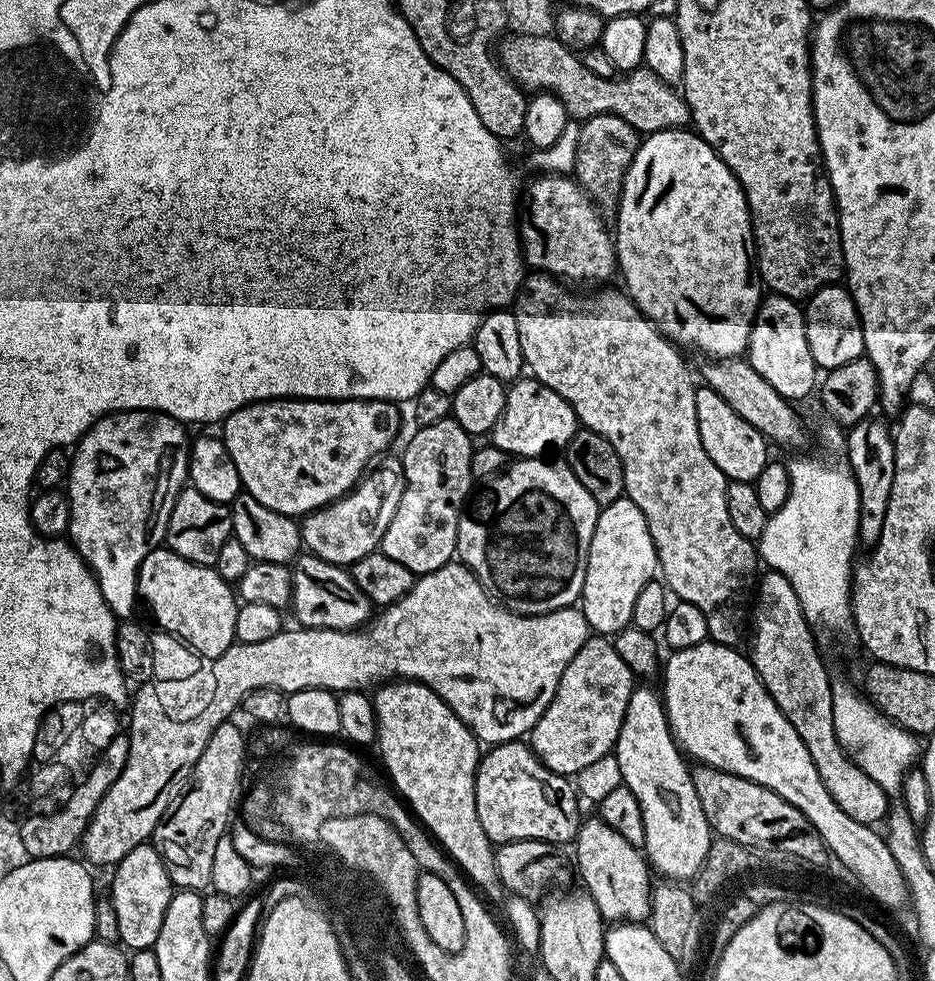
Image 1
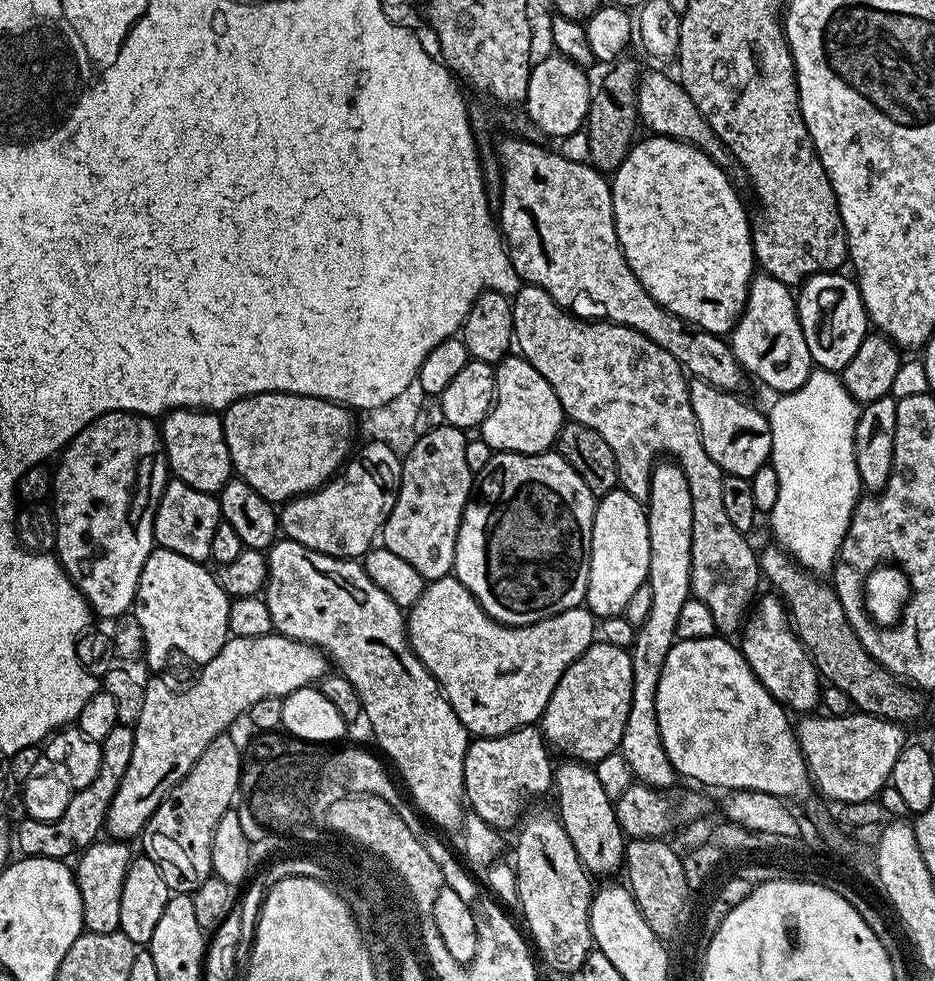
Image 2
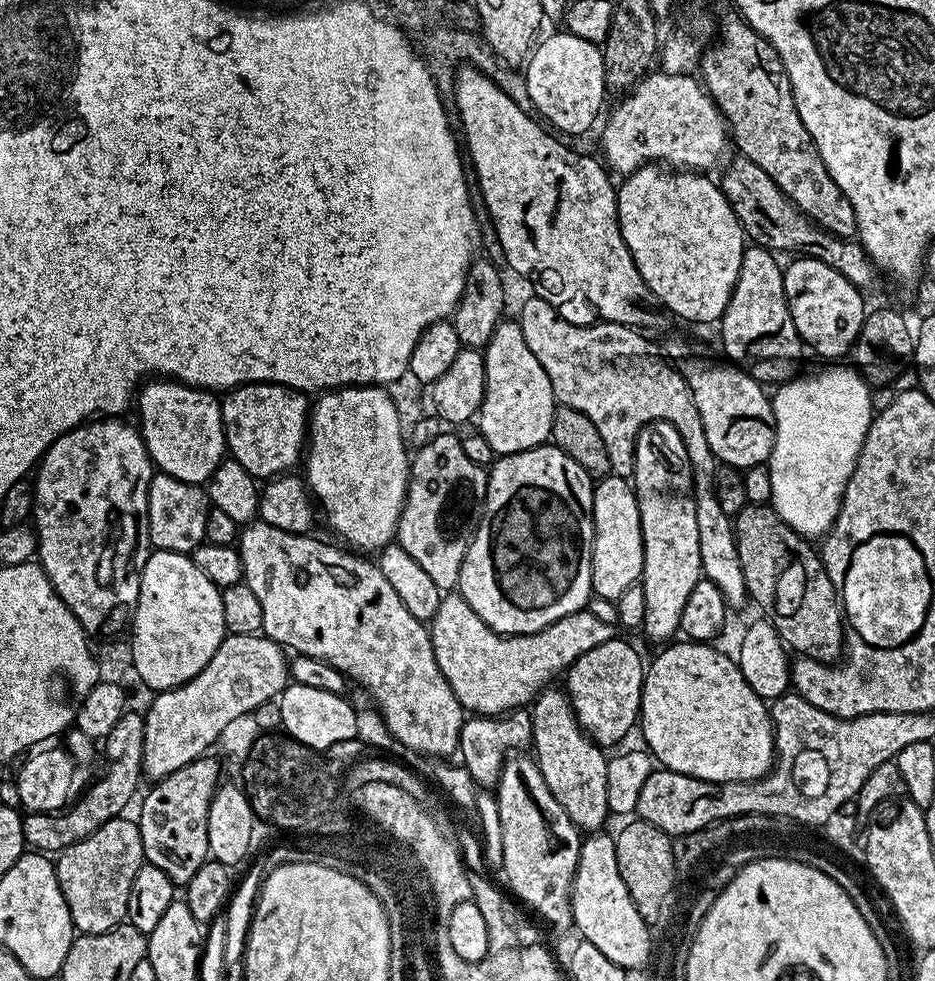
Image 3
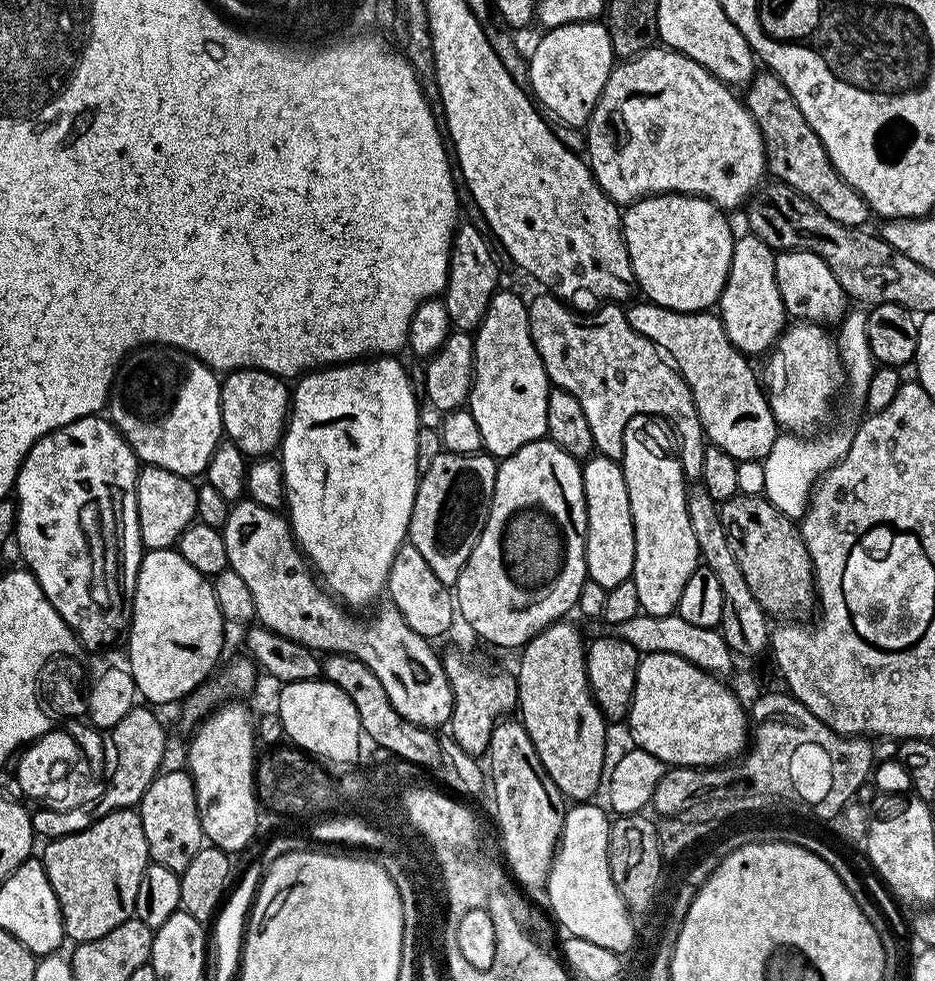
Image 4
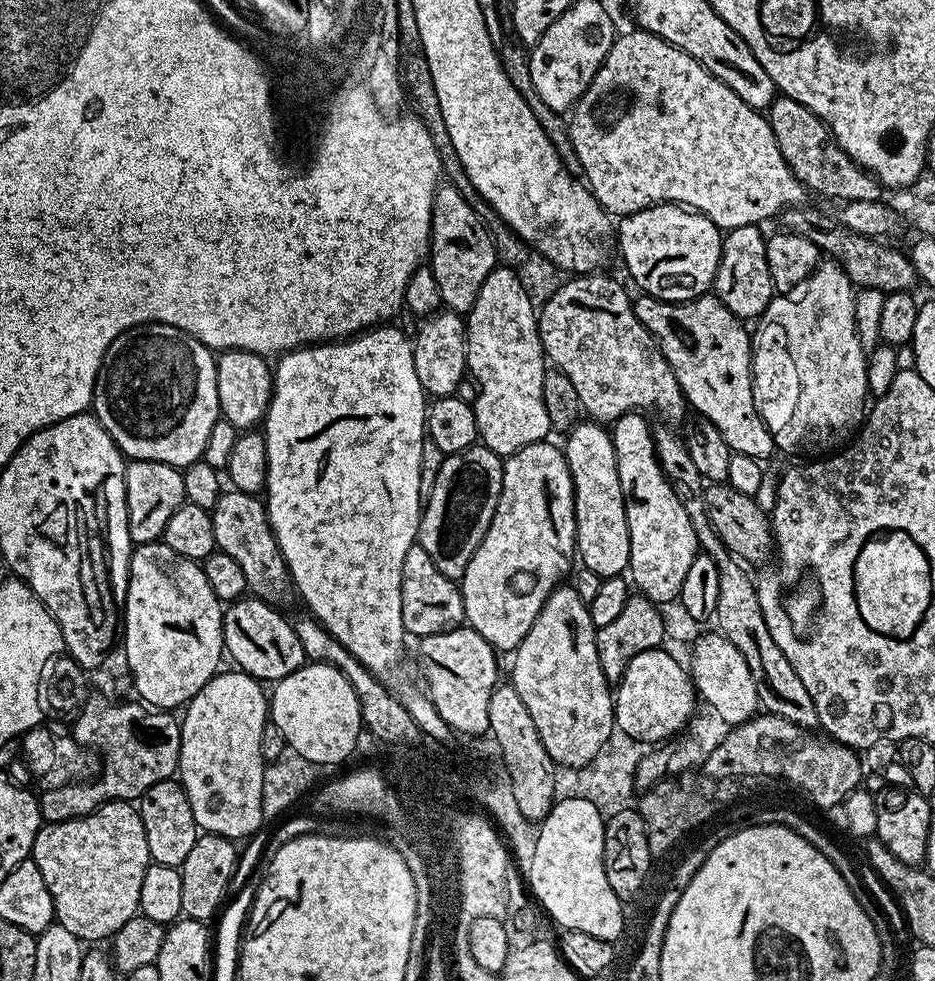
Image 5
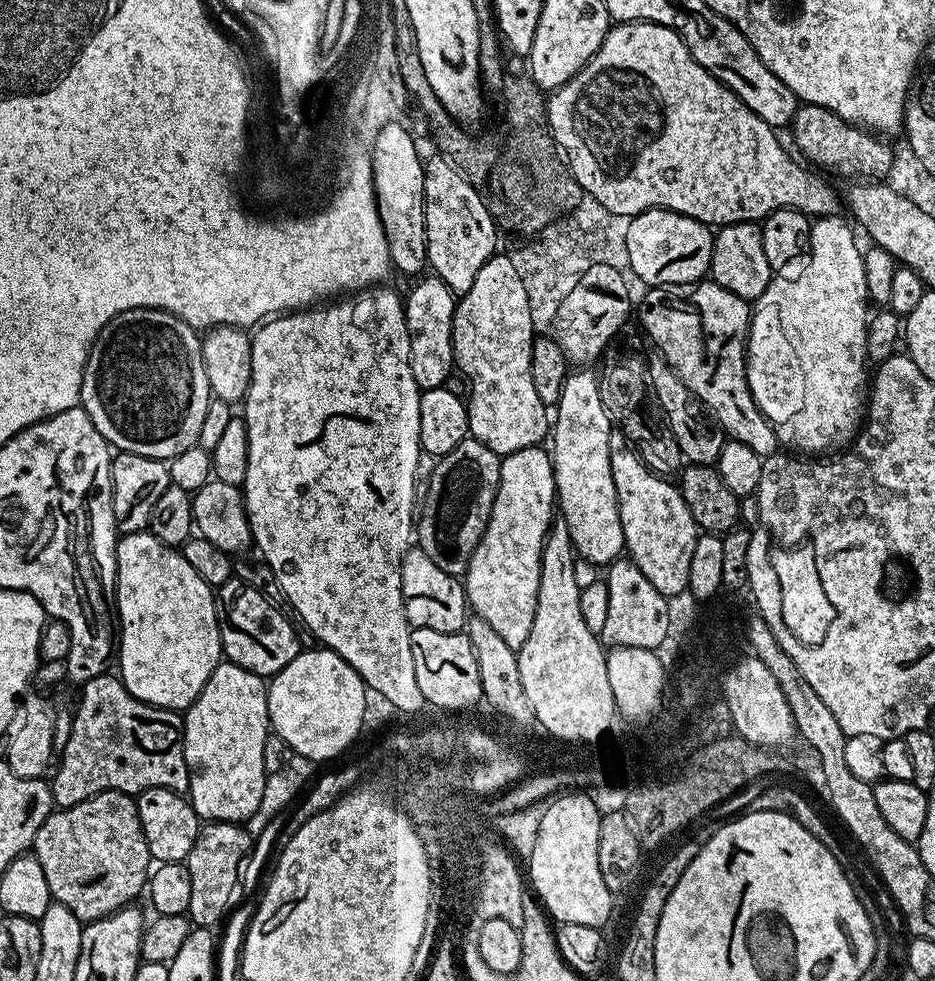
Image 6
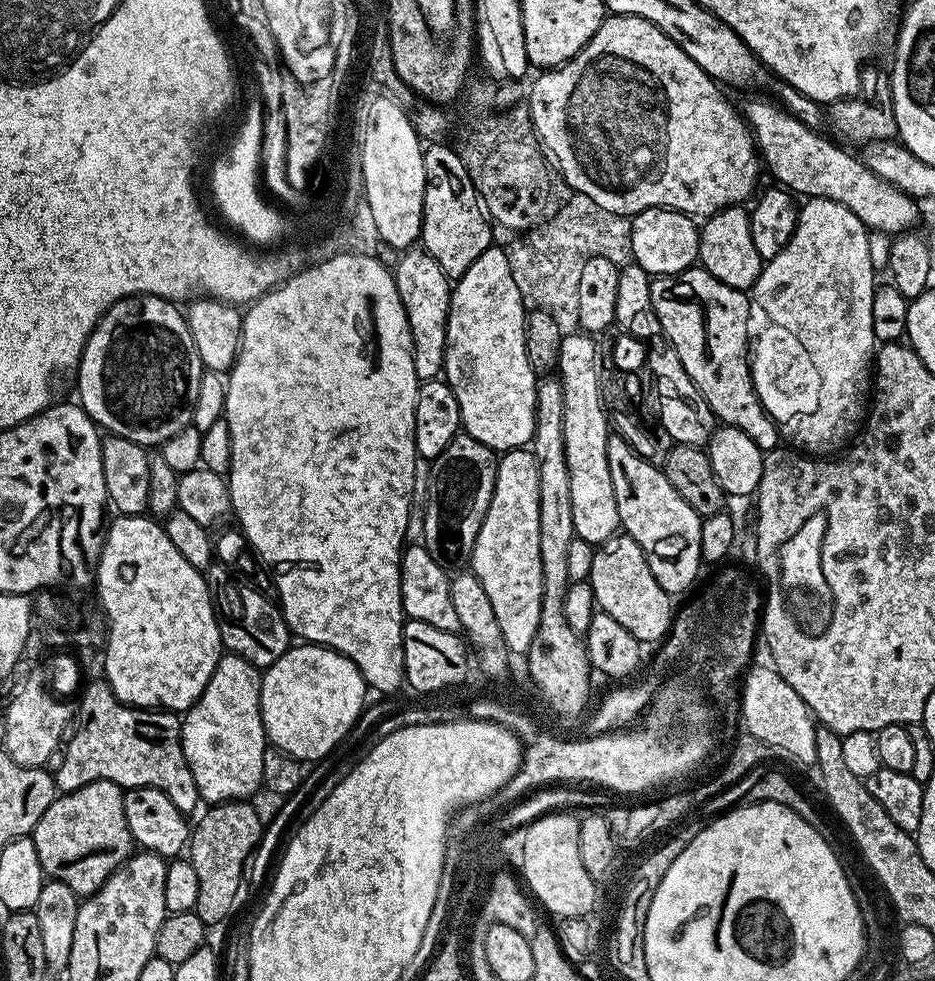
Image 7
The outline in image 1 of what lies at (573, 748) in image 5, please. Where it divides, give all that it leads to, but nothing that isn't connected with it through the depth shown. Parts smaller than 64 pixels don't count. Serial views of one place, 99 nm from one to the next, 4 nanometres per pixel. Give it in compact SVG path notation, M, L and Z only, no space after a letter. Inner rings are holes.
M592 814L592 817L581 819L580 828L576 831L574 849L576 848L575 867L578 869L578 876L584 879L583 887L588 896L594 898L600 915L608 922L644 922L652 912L652 889L654 887L653 877L650 875L650 865L641 849L626 842L618 830L614 830L601 820L599 815Z

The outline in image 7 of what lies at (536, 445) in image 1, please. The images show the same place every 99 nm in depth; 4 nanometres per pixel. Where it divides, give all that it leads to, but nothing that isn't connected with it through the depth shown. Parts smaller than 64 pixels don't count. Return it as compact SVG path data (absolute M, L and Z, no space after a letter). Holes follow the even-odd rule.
M503 247L487 248L455 281L446 326L443 379L458 398L463 431L503 454L509 448L531 445L536 429L538 377L526 358L526 305L510 274Z

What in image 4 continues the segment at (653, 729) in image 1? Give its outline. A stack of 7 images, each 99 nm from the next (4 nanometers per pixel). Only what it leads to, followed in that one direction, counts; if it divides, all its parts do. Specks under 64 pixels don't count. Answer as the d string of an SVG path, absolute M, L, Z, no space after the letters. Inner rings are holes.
M635 416L626 422L624 431L624 458L626 494L630 494L630 514L634 522L634 570L631 580L638 586L640 610L646 616L671 616L679 609L682 590L690 582L690 574L701 563L698 538L694 538L694 526L690 526L688 490L684 466L680 463L674 433L659 416Z

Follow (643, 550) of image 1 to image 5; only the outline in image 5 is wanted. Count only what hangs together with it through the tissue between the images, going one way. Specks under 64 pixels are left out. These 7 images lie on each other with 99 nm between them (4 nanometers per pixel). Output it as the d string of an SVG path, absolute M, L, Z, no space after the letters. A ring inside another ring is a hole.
M581 422L567 433L562 451L574 486L576 511L576 551L581 565L601 578L628 572L630 530L622 486L618 482L616 451L609 429L600 422Z

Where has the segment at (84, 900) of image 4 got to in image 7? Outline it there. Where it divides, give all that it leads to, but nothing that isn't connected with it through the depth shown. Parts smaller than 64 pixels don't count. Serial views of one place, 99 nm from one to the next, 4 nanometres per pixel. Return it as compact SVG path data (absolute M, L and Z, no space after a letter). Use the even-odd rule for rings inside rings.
M108 779L57 795L35 824L32 841L44 874L65 882L77 897L90 896L129 859L134 841L125 818L125 791Z

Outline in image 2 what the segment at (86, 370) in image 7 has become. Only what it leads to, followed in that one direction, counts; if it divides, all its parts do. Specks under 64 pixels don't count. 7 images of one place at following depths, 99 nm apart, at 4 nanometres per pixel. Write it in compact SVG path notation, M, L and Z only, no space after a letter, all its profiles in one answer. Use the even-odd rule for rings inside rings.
M177 408L163 417L159 429L164 453L168 455L168 466L175 479L194 486L194 490L213 494L219 493L233 479L234 469L224 437L224 422L215 411Z

